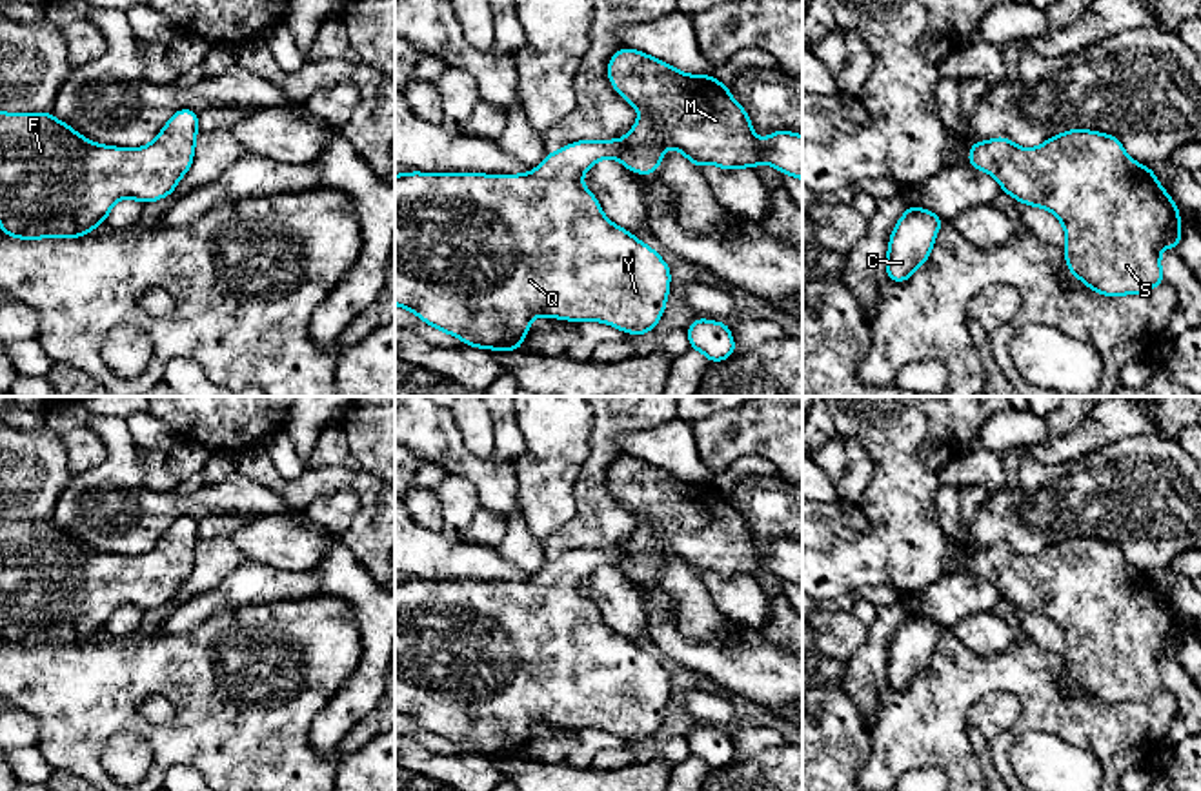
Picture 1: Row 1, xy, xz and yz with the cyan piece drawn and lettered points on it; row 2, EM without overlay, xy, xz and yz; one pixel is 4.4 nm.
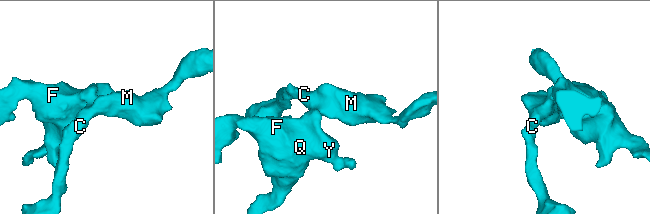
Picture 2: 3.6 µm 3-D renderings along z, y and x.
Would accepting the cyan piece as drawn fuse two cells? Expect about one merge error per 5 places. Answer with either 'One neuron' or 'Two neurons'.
One neuron

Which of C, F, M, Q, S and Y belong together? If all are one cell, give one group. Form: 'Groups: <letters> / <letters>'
Groups: C F M Q S Y

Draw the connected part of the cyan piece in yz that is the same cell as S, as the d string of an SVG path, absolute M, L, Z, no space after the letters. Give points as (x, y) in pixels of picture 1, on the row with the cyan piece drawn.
M1072 129L1034 149L1004 136L972 142L966 160L992 175L1012 198L1055 215L1066 235L1068 271L1105 296L1143 295L1163 284L1161 249L1177 249L1181 216L1168 191L1146 165L1134 162L1123 144L1105 133Z

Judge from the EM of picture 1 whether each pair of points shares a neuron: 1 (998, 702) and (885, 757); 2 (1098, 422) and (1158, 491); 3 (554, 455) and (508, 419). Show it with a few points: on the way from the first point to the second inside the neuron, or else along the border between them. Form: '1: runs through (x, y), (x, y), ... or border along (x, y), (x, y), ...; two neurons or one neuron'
1: border along (999, 690), (967, 717), (978, 759); two neurons
2: border along (1156, 435), (1127, 435), (1076, 460); two neurons
3: border along (517, 415), (523, 451), (512, 462); two neurons

